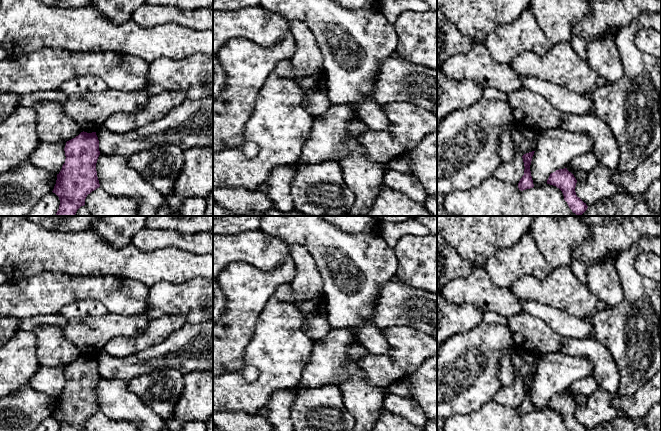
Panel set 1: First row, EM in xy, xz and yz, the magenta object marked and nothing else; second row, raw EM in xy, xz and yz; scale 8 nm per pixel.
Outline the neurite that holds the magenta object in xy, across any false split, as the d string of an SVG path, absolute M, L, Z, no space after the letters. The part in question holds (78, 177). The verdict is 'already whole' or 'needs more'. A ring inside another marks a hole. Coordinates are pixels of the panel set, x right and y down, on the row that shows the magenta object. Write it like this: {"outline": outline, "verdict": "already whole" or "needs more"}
{"outline": "M81 132L66 142L65 163L53 189L60 200L55 216L75 216L88 194L100 187L96 163L100 155L96 132Z", "verdict": "already whole"}

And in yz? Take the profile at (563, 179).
{"outline": "M567 168L551 173L547 180L547 184L556 186L562 191L564 200L572 212L577 216L581 216L587 210L588 206L576 195L576 183L576 178Z", "verdict": "already whole"}

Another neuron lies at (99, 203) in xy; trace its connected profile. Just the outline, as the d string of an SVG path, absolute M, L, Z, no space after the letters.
M102 188L87 195L85 206L91 216L137 216L138 202L132 197L115 197Z

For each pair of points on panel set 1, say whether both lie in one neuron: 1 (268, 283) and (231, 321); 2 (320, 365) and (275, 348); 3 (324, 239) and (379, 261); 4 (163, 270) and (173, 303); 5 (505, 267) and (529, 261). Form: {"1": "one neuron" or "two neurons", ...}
{"1": "one neuron", "2": "two neurons", "3": "one neuron", "4": "two neurons", "5": "one neuron"}

